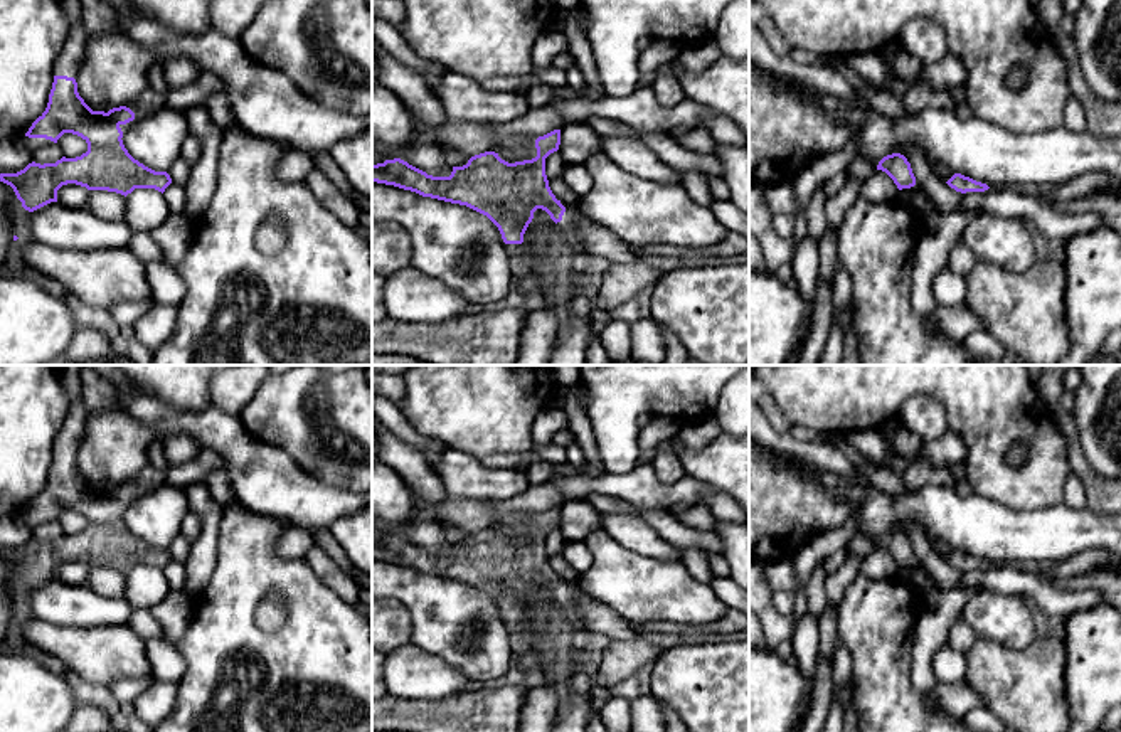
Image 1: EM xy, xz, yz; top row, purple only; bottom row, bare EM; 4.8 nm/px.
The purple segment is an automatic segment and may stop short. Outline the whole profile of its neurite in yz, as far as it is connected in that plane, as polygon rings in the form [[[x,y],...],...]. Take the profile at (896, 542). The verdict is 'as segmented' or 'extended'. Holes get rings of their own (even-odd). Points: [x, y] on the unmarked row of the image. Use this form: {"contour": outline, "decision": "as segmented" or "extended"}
{"contour": [[[901,530],[884,533],[879,538],[877,547],[885,549],[894,557],[899,567],[916,562],[916,554],[912,550],[911,540]]], "decision": "as segmented"}

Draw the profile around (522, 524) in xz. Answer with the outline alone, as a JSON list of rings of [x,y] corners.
[[[529,512],[503,513],[497,518],[493,528],[498,532],[510,530],[512,535],[507,537],[508,540],[532,537],[537,533],[535,517],[537,517],[535,513]]]

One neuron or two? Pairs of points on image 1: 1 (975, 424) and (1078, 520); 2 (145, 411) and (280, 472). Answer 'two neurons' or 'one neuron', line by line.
1: two neurons
2: one neuron

